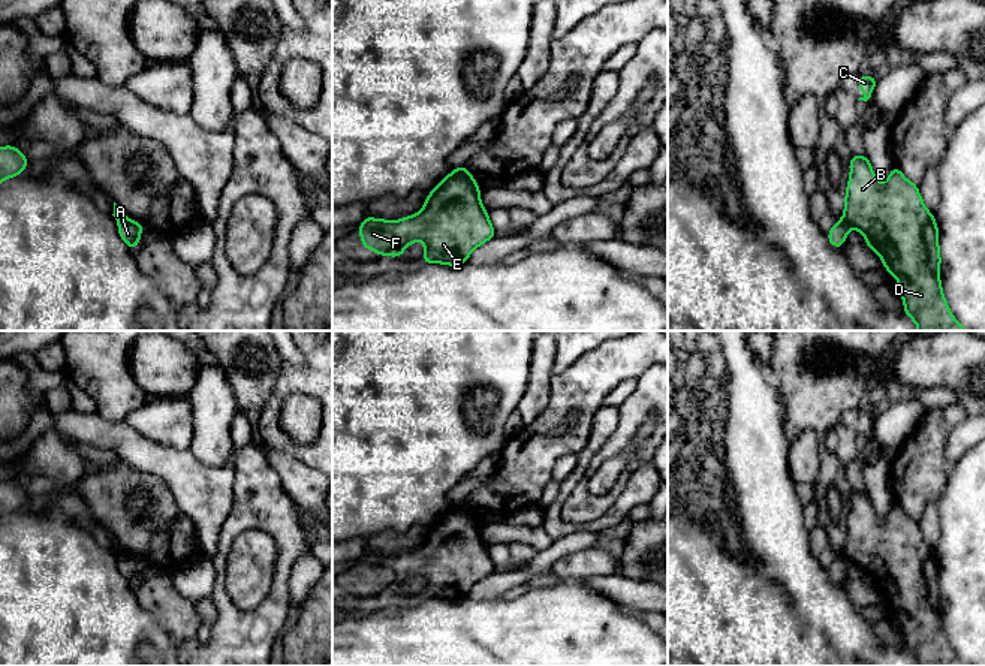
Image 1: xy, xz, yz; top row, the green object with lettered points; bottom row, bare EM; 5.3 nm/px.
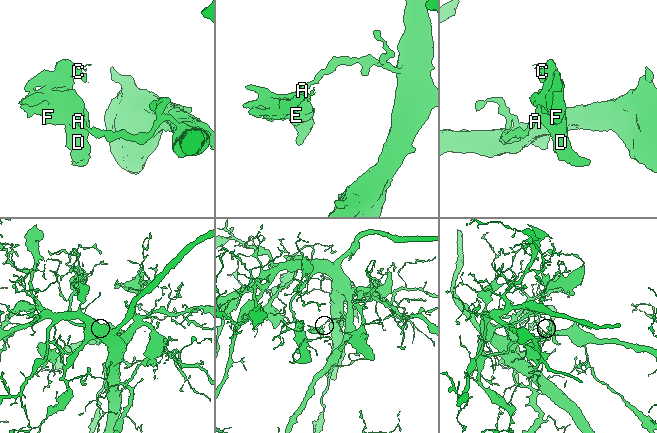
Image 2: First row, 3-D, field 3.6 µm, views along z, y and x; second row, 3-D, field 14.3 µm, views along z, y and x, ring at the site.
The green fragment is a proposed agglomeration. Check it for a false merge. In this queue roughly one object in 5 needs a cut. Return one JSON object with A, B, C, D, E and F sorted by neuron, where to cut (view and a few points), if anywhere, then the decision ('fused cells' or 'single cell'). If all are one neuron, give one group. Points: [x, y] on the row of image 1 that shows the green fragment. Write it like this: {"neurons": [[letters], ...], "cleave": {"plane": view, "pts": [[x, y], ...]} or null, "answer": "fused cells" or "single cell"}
{"neurons": [["A"], ["B", "C", "D", "E", "F"]], "cleave": {"plane": "xy", "pts": [[127, 219], [117, 220]]}, "answer": "fused cells"}

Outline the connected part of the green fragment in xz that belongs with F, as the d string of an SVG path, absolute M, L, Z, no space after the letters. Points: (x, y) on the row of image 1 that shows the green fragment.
M454 171L427 195L424 208L410 217L397 222L365 217L358 230L367 250L380 256L401 257L403 251L419 238L424 244L424 263L445 263L449 266L467 262L470 253L495 236L488 211L484 208L481 187L470 172Z

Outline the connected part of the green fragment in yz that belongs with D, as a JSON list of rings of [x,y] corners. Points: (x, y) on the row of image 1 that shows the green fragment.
[[[853,156],[849,162],[843,222],[859,230],[867,245],[874,250],[889,275],[898,280],[898,293],[904,302],[904,313],[918,325],[918,331],[967,331],[951,313],[940,283],[939,227],[921,198],[918,184],[904,178],[892,165],[886,183],[882,186],[873,172],[867,156]]]

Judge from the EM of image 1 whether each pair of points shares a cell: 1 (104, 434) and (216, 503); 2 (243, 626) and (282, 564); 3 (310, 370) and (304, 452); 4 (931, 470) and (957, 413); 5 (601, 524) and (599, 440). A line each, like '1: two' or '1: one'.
1: one
2: one
3: one
4: one
5: one

